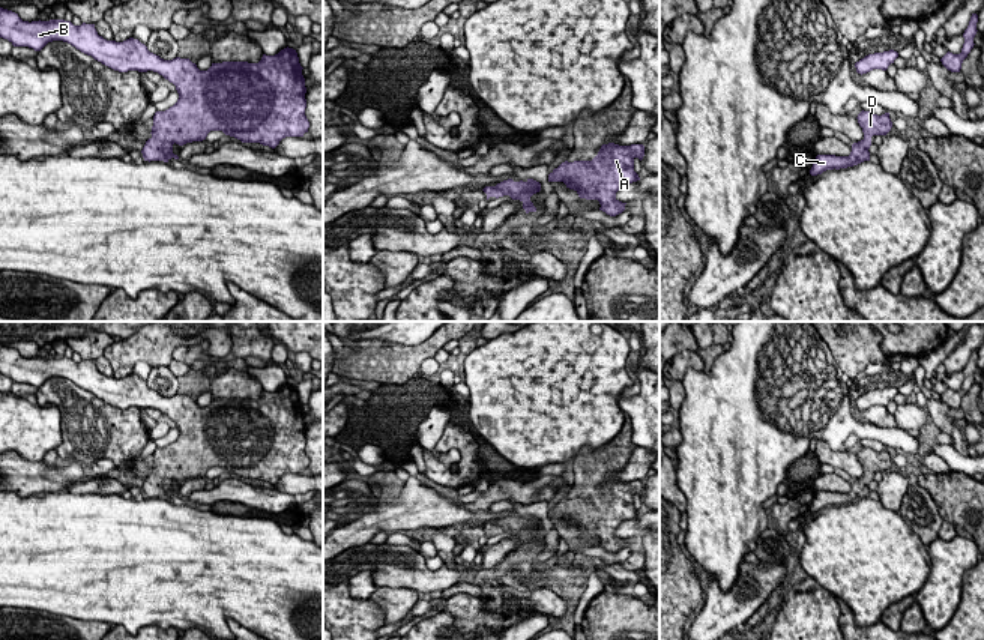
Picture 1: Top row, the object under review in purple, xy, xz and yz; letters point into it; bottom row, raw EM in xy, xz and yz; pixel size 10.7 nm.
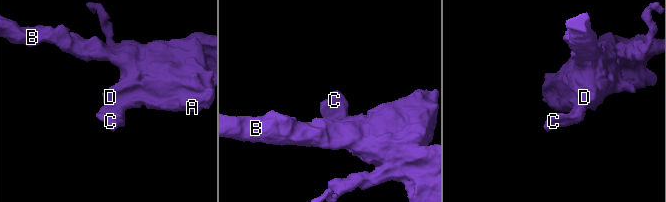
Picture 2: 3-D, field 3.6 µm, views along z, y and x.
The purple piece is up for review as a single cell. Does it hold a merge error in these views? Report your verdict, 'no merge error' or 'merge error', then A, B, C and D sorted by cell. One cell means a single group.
no merge error; A B C D

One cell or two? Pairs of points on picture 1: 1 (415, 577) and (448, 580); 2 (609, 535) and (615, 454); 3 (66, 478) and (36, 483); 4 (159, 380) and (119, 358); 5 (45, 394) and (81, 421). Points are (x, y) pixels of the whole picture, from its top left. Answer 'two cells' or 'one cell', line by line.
1: one cell
2: one cell
3: one cell
4: two cells
5: one cell

